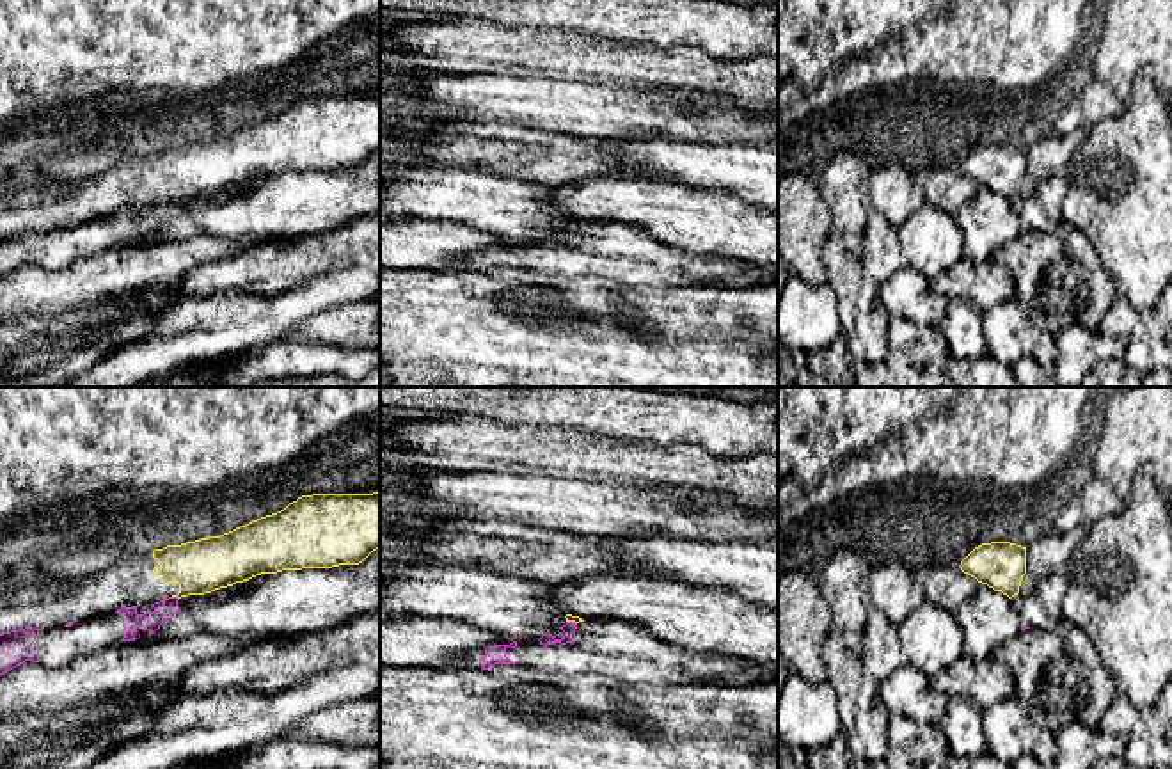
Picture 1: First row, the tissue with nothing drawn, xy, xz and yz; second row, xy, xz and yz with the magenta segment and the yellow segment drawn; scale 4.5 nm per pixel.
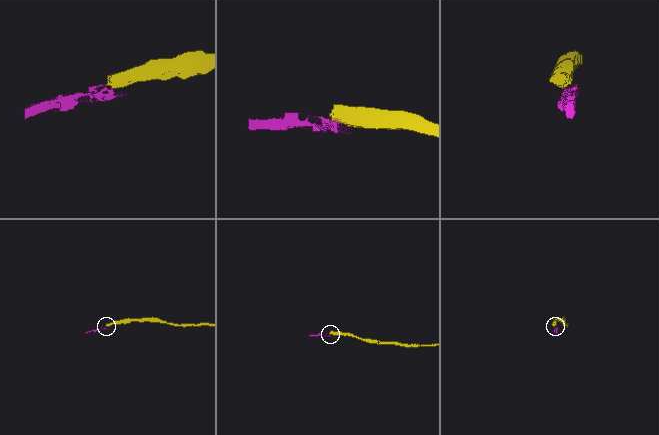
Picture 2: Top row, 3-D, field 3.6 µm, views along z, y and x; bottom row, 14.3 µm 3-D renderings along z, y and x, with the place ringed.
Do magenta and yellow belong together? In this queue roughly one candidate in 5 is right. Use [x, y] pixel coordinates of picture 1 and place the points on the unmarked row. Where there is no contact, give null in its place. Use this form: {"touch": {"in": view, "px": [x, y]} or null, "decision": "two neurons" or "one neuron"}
{"touch": {"in": "xy", "px": [176, 199]}, "decision": "two neurons"}

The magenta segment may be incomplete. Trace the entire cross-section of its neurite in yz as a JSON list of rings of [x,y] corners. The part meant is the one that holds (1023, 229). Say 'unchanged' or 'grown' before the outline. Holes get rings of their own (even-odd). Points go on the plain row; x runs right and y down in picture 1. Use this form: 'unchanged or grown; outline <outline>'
grown; outline [[[1058,174],[1039,183],[1032,195],[1014,197],[1010,206],[1021,222],[1021,233],[1030,229],[1049,233],[1062,226],[1062,204],[1067,186],[1067,176]]]

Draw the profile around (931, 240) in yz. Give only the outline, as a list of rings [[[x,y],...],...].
[[[925,202],[897,229],[907,266],[929,281],[964,258],[962,231],[955,217],[932,204]]]

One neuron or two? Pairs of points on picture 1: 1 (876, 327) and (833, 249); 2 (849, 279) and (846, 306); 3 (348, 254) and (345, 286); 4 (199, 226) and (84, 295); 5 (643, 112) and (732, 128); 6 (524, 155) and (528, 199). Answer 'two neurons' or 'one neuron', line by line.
1: one neuron
2: one neuron
3: two neurons
4: two neurons
5: one neuron
6: two neurons

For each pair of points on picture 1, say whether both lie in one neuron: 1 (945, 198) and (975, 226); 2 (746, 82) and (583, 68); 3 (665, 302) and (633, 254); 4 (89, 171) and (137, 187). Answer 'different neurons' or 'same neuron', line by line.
1: different neurons
2: same neuron
3: different neurons
4: same neuron

